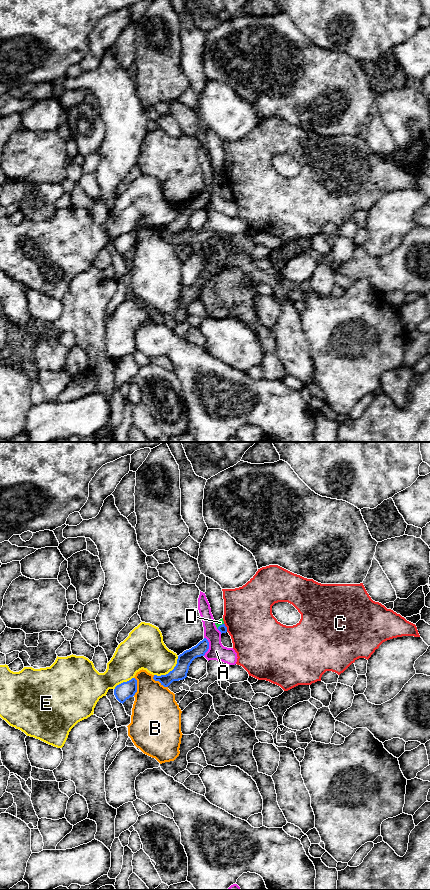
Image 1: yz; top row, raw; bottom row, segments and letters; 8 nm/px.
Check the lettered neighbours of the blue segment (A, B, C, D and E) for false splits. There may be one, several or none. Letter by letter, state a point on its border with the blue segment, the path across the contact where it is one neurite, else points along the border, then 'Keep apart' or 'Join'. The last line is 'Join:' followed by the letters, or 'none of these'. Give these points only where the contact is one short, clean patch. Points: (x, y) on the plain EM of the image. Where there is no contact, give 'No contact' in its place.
A: Touches blue at yz (208, 198). Boundary: yz (205, 189), (208, 194), (208, 202), (203, 207). Keep apart
B: Touches blue at yz (159, 233). Boundary: yz (153, 227), (156, 233), (167, 239). Keep apart
C: Touches blue at yz (226, 179). Keep apart
D: Touches blue at yz (220, 177). Boundary: yz (223, 175), (217, 180). Keep apart
E: Touches blue at yz (170, 223). Keep apart
Join: none of these

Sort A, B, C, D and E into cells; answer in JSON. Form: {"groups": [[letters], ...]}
{"groups": [["A"], ["B"], ["C"], ["D"], ["E"]]}

